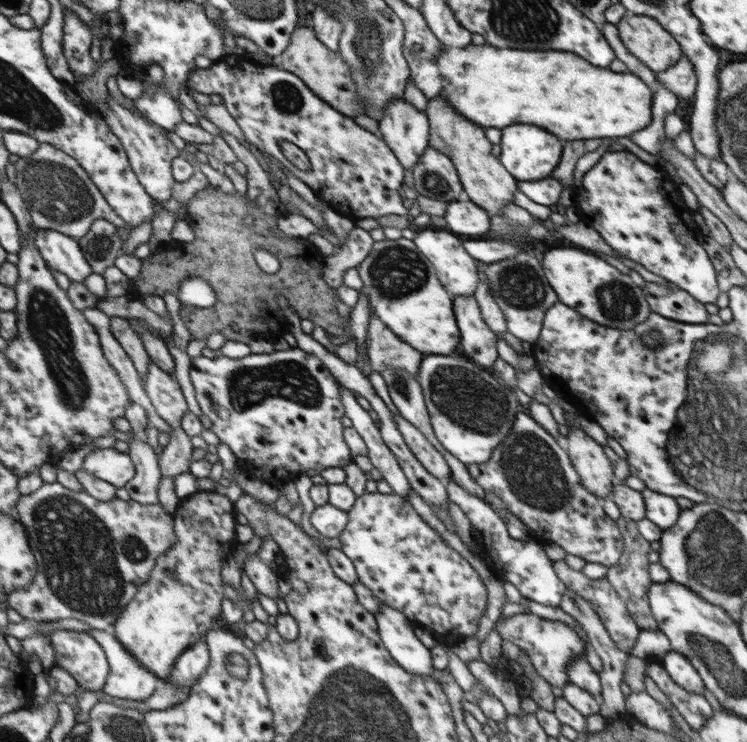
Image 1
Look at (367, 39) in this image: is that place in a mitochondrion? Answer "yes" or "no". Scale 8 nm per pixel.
yes

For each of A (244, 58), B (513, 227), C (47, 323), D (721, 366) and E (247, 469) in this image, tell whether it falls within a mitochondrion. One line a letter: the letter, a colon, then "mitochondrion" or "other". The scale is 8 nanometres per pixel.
A: other
B: mitochondrion
C: mitochondrion
D: mitochondrion
E: other

